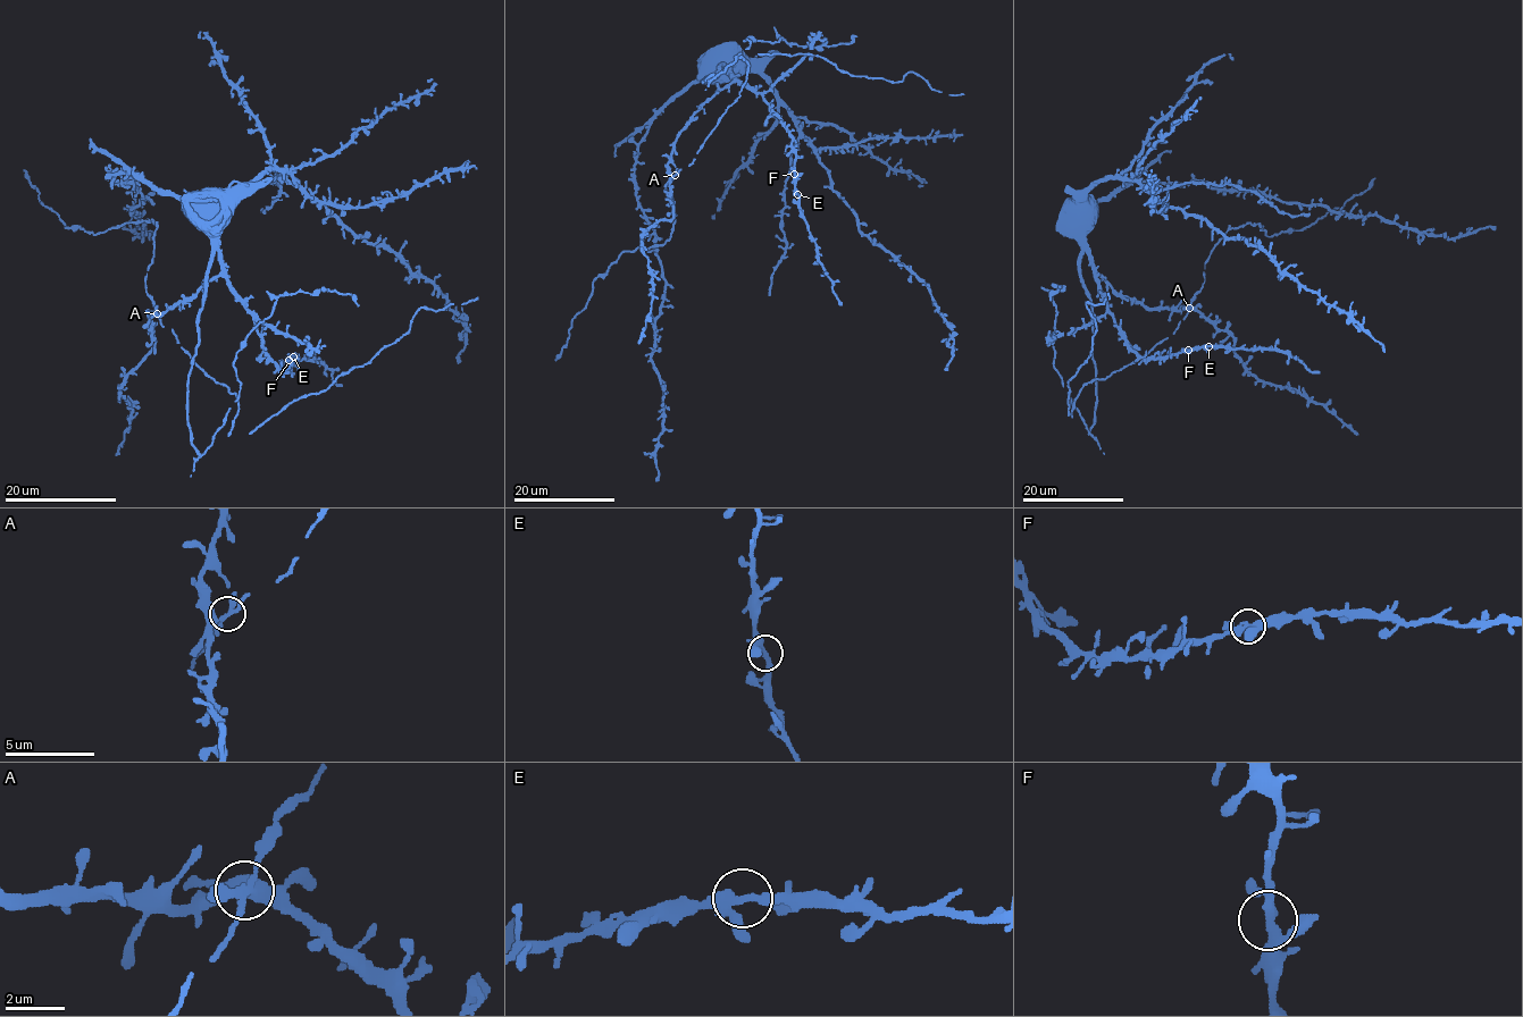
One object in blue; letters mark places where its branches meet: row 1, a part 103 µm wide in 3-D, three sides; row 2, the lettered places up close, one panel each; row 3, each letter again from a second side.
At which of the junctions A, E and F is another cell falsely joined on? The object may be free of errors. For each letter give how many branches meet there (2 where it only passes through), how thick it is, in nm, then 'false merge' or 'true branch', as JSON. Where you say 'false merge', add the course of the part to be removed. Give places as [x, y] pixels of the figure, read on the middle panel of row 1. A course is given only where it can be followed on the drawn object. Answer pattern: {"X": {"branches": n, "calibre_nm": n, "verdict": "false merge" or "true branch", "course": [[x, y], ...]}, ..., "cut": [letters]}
{"A": {"branches": 4, "calibre_nm": 260, "verdict": "true branch"}, "E": {"branches": 4, "calibre_nm": 280, "verdict": "true branch"}, "F": {"branches": 4, "calibre_nm": 280, "verdict": "true branch"}, "cut": []}

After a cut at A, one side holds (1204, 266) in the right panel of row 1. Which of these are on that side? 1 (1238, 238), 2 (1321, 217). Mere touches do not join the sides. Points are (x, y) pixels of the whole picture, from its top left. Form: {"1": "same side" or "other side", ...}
{"1": "other side", "2": "same side"}

